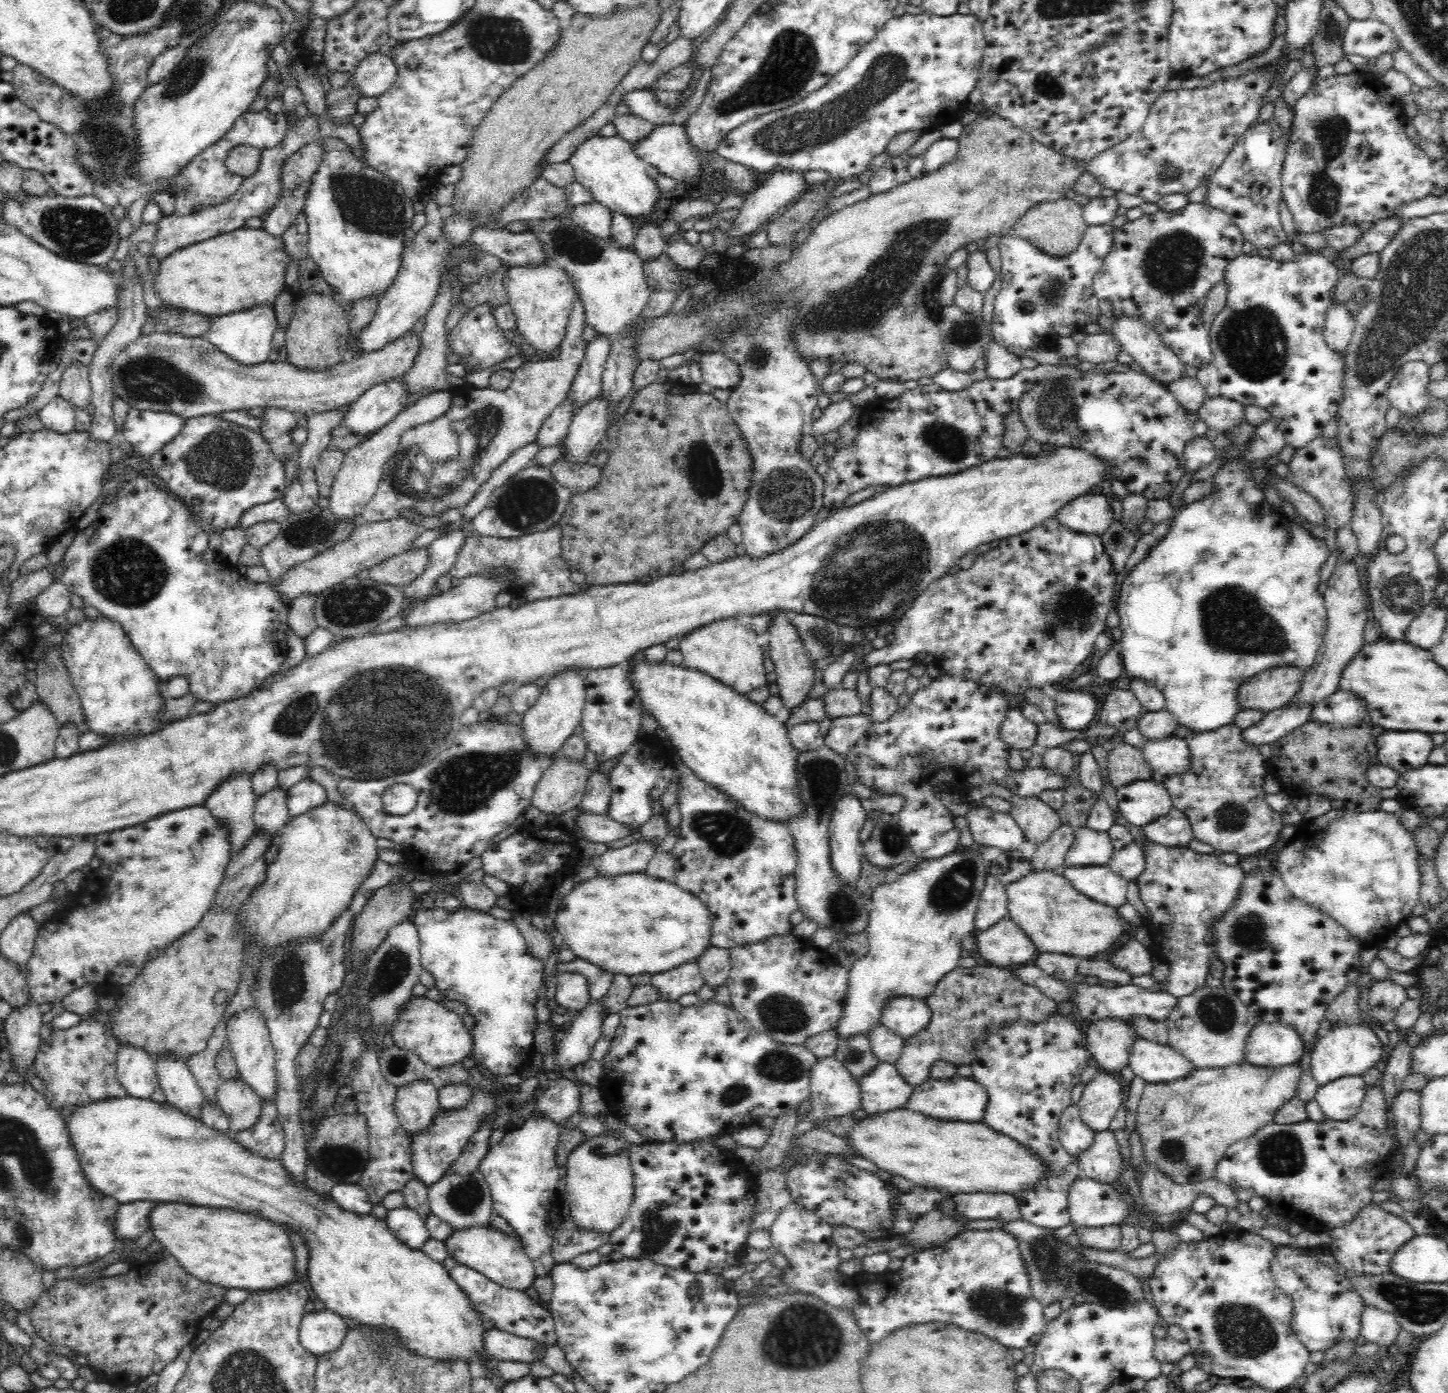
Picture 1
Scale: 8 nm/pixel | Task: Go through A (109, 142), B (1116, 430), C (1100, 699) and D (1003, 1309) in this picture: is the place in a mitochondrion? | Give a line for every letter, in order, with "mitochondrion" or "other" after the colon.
A: mitochondrion
B: other
C: other
D: mitochondrion

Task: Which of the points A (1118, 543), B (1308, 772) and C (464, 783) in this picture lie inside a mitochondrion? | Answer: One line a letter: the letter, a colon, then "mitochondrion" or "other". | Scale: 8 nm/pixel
A: mitochondrion
B: other
C: mitochondrion

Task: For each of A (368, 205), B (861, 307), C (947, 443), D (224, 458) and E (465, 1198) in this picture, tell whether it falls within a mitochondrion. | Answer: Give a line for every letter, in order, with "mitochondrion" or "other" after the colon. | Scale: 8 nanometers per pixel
A: mitochondrion
B: mitochondrion
C: mitochondrion
D: mitochondrion
E: mitochondrion

